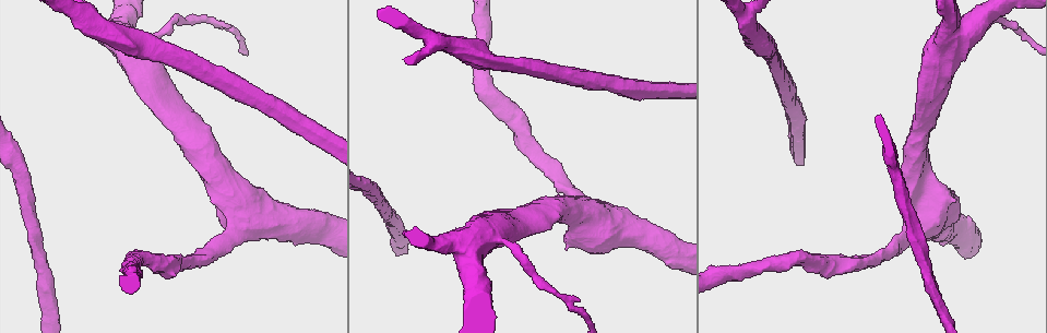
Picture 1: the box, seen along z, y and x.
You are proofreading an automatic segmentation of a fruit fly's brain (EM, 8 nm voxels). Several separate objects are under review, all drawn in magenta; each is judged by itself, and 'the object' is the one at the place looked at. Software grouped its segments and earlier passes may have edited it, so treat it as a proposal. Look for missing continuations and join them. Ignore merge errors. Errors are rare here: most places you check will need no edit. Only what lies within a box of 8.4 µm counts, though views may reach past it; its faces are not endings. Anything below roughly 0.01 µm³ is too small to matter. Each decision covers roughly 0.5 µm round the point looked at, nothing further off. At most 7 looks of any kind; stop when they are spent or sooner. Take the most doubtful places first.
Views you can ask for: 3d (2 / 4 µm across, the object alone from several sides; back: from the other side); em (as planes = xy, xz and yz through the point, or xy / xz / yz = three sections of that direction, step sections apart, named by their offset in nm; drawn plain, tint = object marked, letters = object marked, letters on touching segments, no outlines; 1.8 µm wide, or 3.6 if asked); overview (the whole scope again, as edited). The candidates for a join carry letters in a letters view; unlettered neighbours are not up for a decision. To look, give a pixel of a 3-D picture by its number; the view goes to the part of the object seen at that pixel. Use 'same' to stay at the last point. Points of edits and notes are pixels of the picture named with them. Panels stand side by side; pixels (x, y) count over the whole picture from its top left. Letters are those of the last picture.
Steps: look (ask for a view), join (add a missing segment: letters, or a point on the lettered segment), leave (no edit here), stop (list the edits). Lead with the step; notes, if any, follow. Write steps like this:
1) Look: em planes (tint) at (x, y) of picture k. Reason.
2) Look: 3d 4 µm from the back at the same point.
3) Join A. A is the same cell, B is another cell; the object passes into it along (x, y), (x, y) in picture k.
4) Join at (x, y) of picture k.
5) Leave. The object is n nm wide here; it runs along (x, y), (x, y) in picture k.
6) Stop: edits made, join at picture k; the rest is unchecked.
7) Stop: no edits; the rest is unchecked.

Look: em 3.6 µm xz step 4 (letters) at (503, 240) of picture 1. Small branch off a trunk.

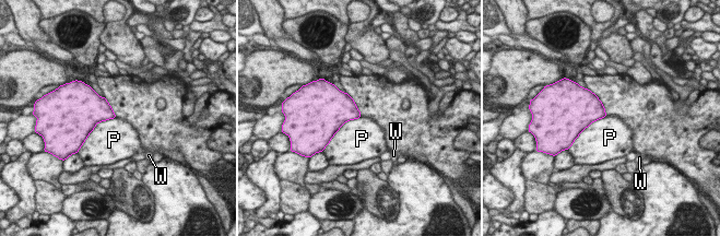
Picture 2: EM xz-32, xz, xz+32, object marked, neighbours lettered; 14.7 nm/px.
Leave. The object is 220 nm wide here; the longest contact is with P, 550 nm; P and W are other cells; none of them fits.

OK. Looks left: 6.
Look: em planes (letters) at (904, 239) of picture 1. Thick turns thin.

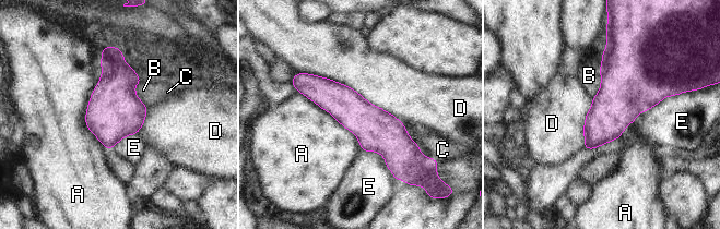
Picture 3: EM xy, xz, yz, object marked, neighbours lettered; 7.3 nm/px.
Leave. The object is 300 nm wide here; the longest contact is with D, 850 nm; A, B, C, D and E are other cells; none of them fits.

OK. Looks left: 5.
Look: em planes (tint) at (747, 14) of picture 1. Calibre changes.

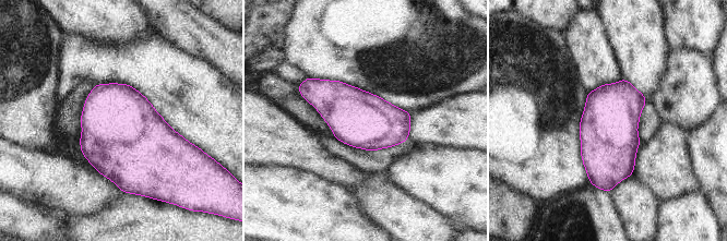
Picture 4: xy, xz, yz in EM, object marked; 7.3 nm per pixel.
Look: em planes (letters) at the same point.

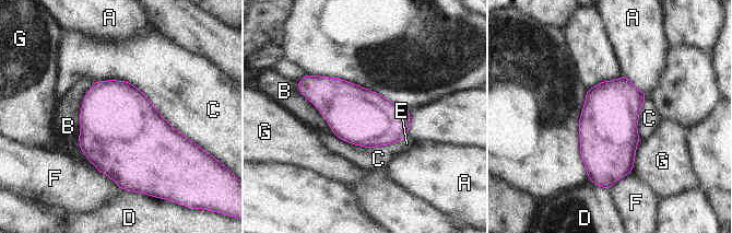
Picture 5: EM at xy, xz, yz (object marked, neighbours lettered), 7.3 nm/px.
Leave. The object is 420 nm wide here; the longest contact is with C, 850 nm; A, B, C, D, E, F and G are other cells; none of them fits.

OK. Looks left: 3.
Stop: no edits; the rest is unchecked.

